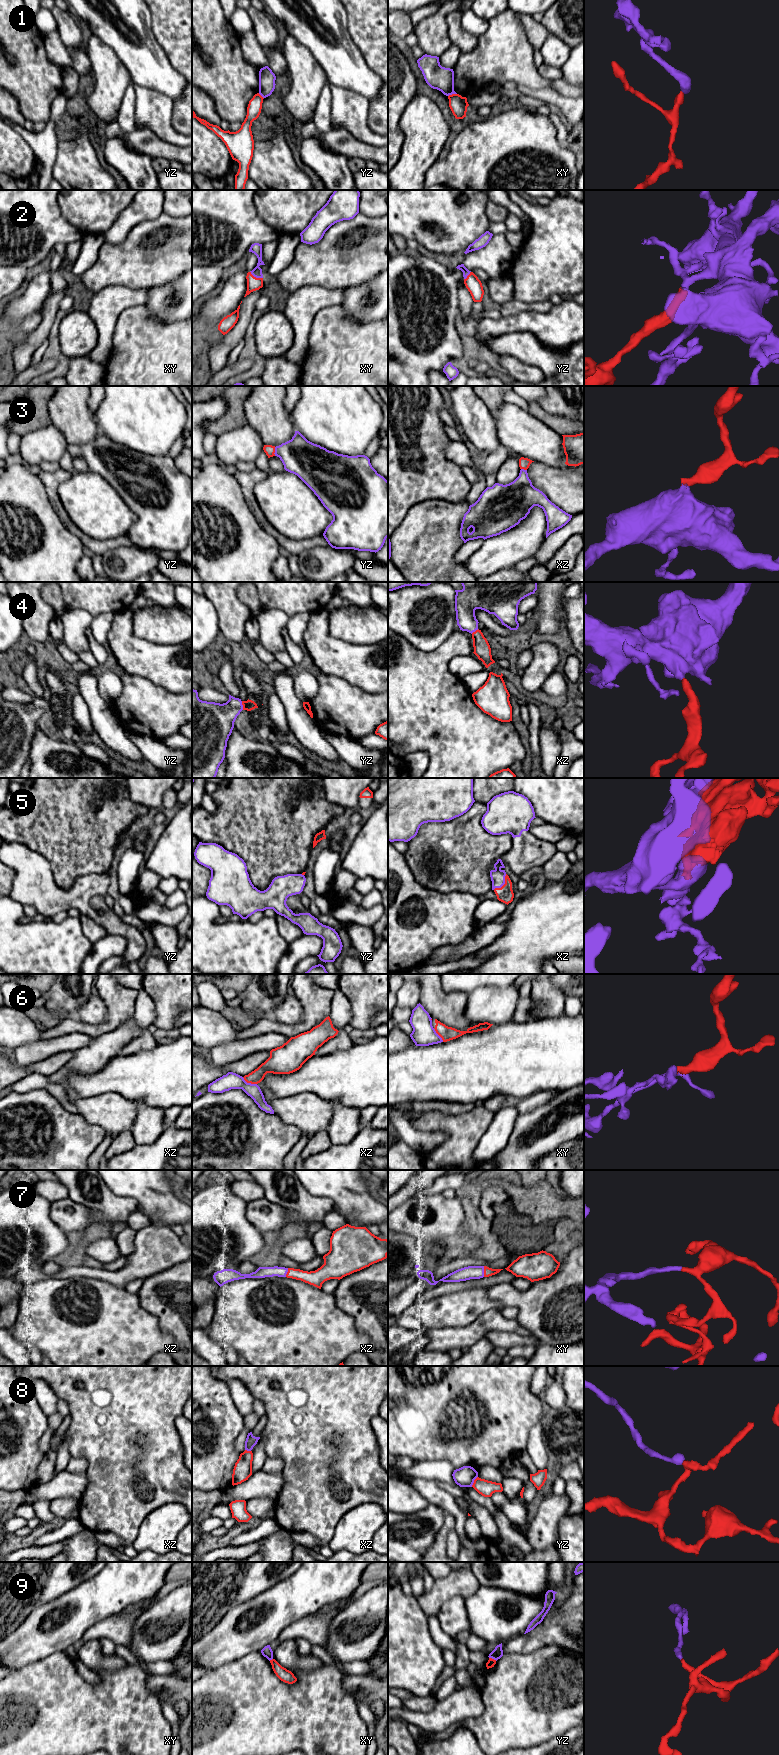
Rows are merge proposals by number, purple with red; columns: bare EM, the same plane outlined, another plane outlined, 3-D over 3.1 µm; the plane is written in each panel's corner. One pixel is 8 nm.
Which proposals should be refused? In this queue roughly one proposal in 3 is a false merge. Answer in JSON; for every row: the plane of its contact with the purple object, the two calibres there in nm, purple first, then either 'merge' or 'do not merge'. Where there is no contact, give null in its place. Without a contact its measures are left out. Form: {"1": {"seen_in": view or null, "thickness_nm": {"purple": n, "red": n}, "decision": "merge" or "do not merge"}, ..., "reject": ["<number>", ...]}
{"1": {"seen_in": "xy", "thickness_nm": {"purple": 190, "red": 140}, "decision": "do not merge"}, "2": {"seen_in": "xy", "thickness_nm": {"purple": 90, "red": 110}, "decision": "merge"}, "3": {"seen_in": "yz", "thickness_nm": {"purple": 300, "red": 80}, "decision": "merge"}, "4": {"seen_in": "yz", "thickness_nm": {"purple": 280, "red": 90}, "decision": "merge"}, "5": {"seen_in": "xz", "thickness_nm": {"purple": 110, "red": 130}, "decision": "merge"}, "6": {"seen_in": "xz", "thickness_nm": {"purple": 130, "red": 140}, "decision": "do not merge"}, "7": {"seen_in": "xy", "thickness_nm": {"purple": 110, "red": 70}, "decision": "merge"}, "8": {"seen_in": "yz", "thickness_nm": {"purple": 160, "red": 130}, "decision": "do not merge"}, "9": {"seen_in": "yz", "thickness_nm": {"purple": 90, "red": 70}, "decision": "do not merge"}, "reject": ["1", "6", "8", "9"]}

